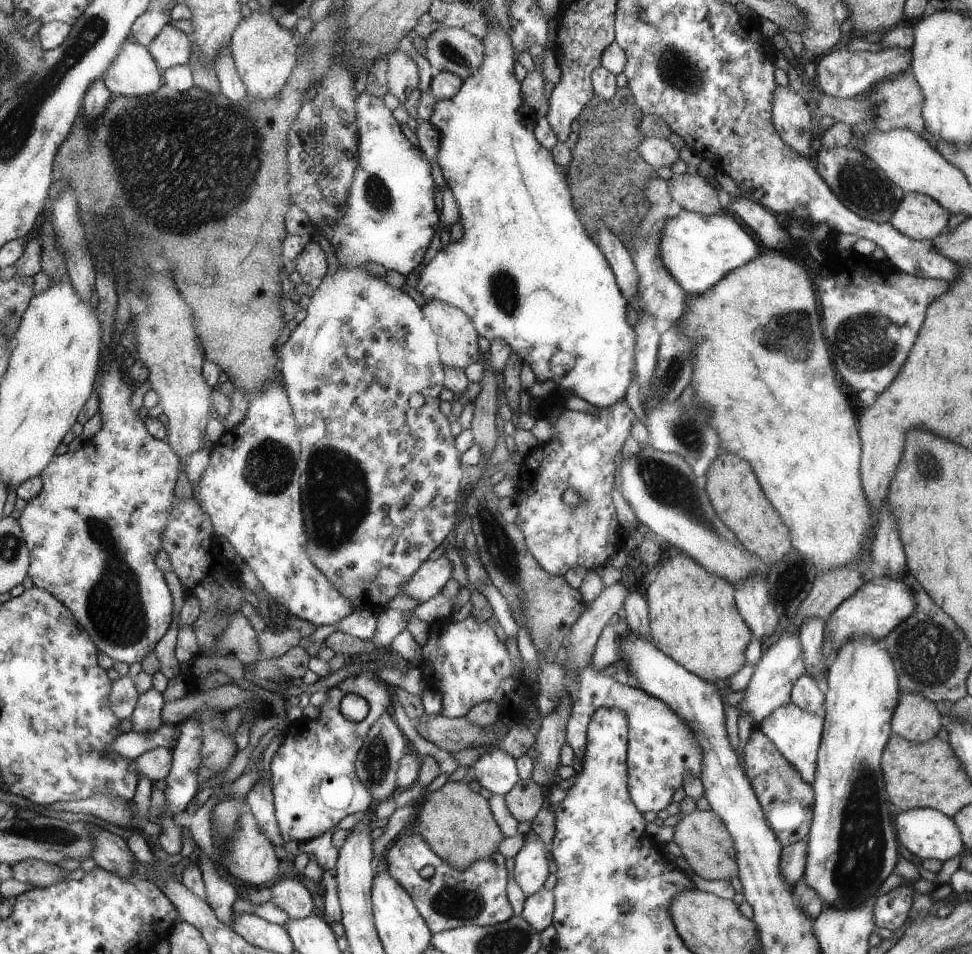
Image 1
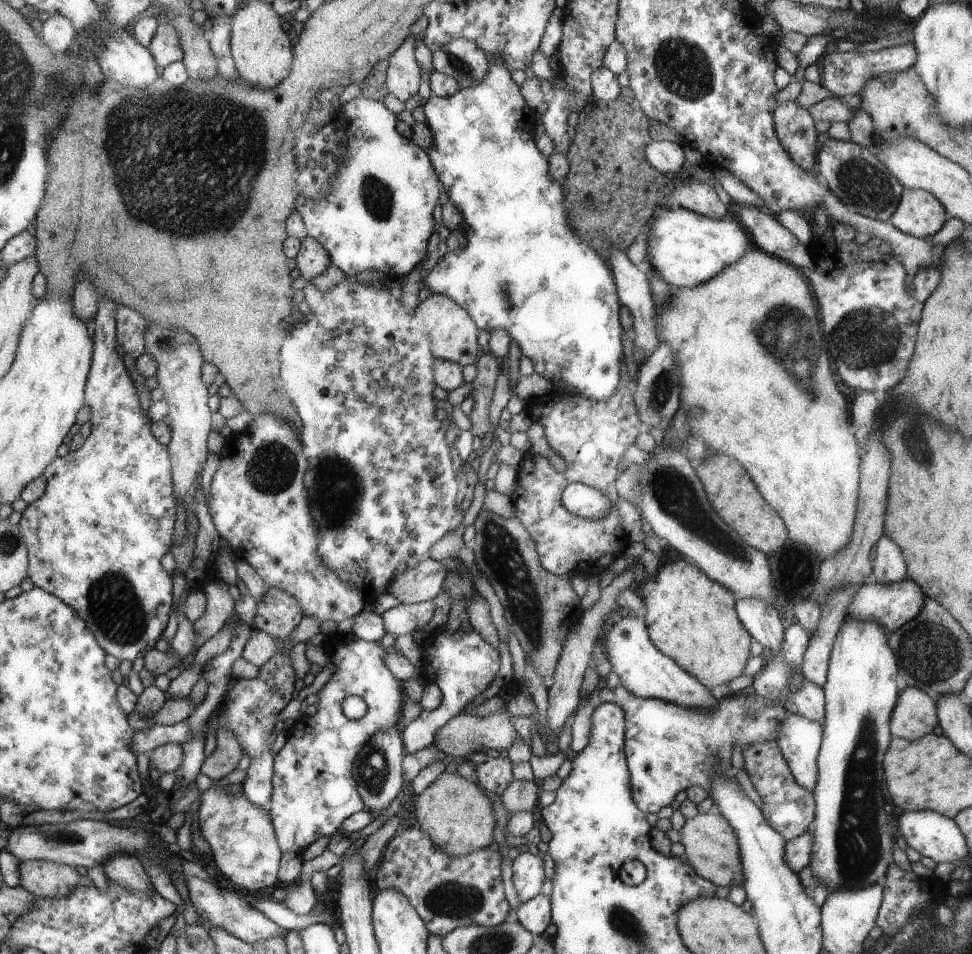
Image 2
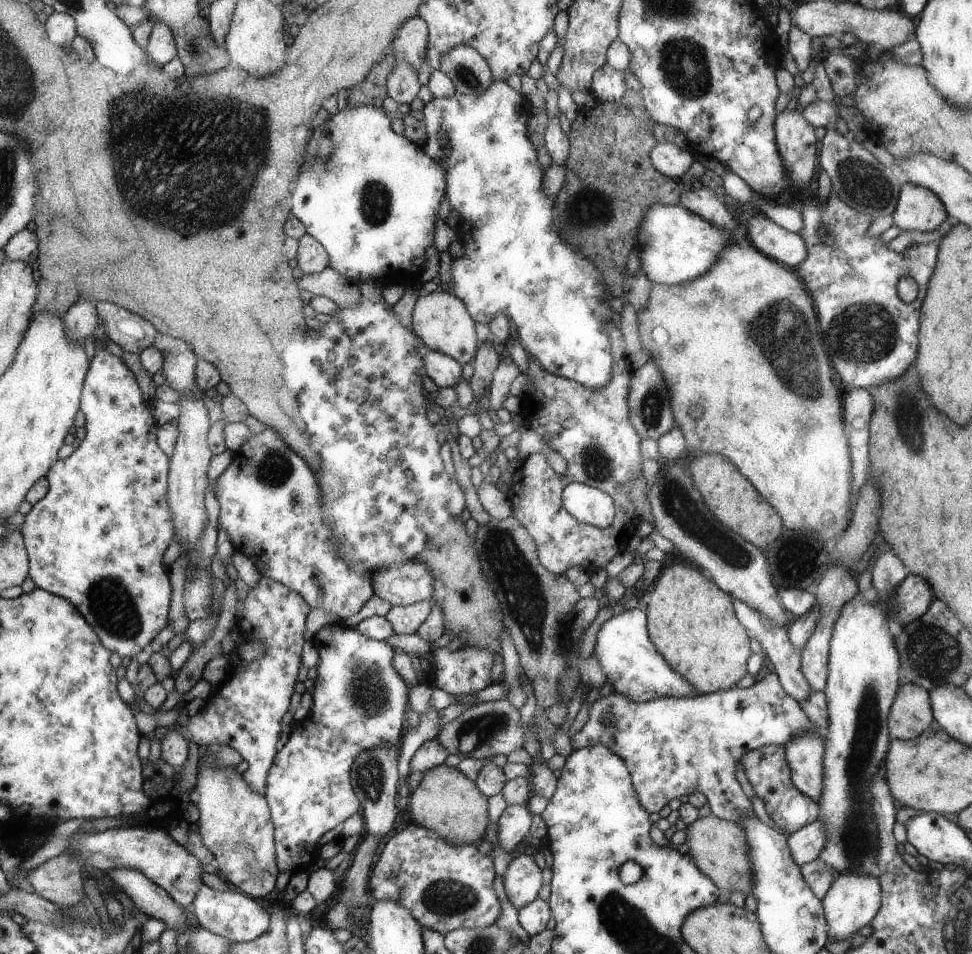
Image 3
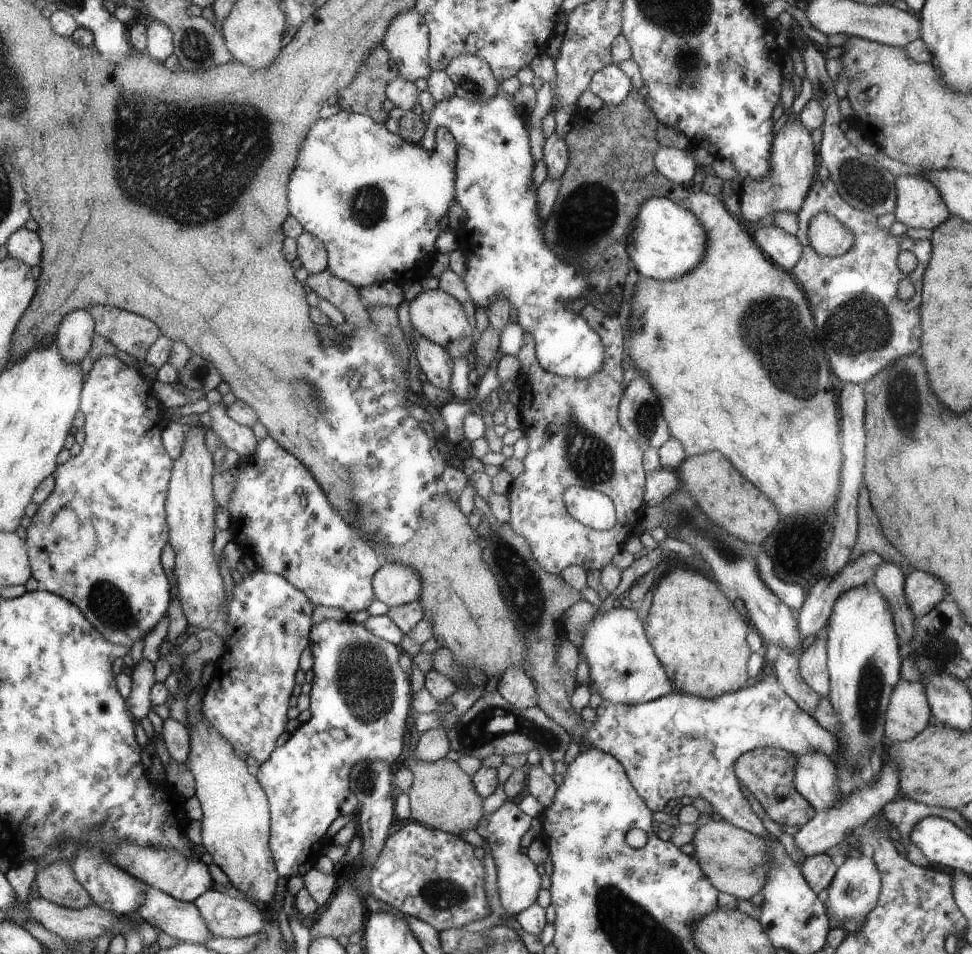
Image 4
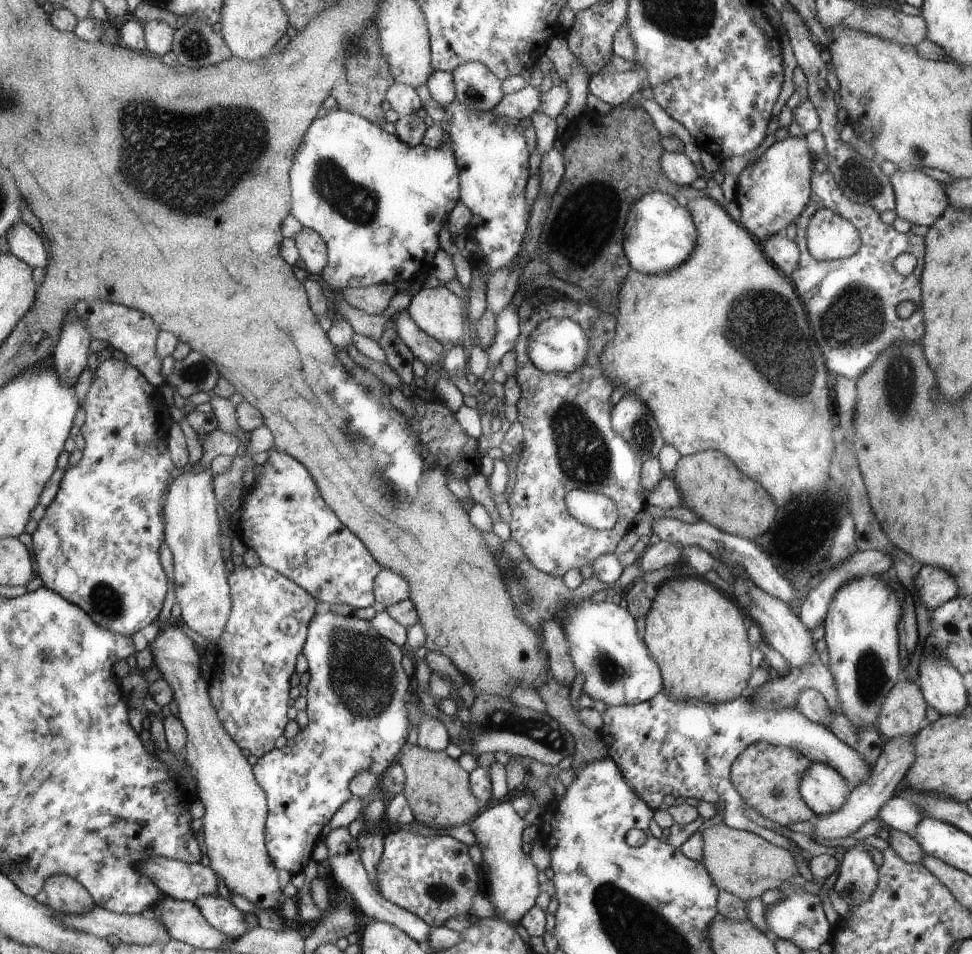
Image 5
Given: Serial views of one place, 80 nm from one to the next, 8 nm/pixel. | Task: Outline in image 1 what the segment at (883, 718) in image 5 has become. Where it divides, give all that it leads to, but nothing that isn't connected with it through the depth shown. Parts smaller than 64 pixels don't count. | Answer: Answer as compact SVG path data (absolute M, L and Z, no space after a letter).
M901 693L891 718L891 734L921 743L938 734L942 720L940 704L918 693Z

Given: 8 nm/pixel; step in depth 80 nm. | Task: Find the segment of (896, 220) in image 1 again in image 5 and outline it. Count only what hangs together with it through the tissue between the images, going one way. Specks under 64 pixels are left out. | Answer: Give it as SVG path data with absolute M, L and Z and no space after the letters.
M897 169L889 176L889 179L896 199L895 212L897 216L908 220L911 224L930 228L949 205L944 184L925 174L922 169L911 171Z

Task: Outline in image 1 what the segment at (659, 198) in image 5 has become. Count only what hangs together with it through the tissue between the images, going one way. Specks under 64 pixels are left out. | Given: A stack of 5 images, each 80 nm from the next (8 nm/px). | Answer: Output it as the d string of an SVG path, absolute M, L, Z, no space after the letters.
M683 208L677 216L668 218L668 222L666 222L666 228L662 232L662 242L660 242L660 256L662 256L666 270L674 276L676 282L687 291L688 295L695 295L708 292L728 273L760 256L760 246L754 240L754 236L750 236L746 232L746 228L742 224L738 224L732 216L728 216L728 213L726 216L724 213L703 215Z

